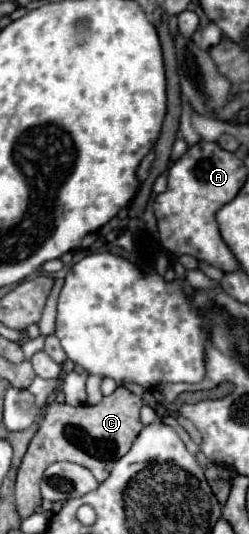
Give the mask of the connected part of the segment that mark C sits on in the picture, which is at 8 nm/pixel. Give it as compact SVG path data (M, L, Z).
M118 386L114 394L104 396L104 400L98 406L68 406L68 404L58 404L52 402L46 408L46 416L42 424L38 426L38 432L34 434L28 452L24 454L22 466L16 476L16 510L22 518L28 518L34 514L36 506L42 502L40 496L40 480L42 472L58 460L68 460L76 462L84 468L88 468L98 482L106 480L108 470L112 462L120 456L124 456L136 436L142 430L140 424L140 408L142 408L142 398L126 390L124 386Z

